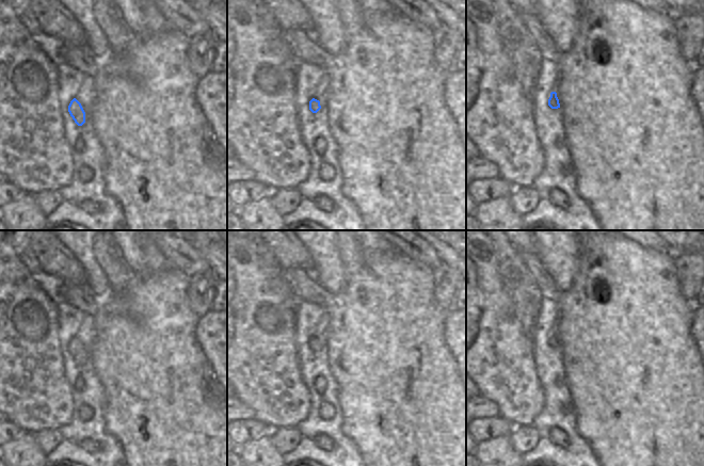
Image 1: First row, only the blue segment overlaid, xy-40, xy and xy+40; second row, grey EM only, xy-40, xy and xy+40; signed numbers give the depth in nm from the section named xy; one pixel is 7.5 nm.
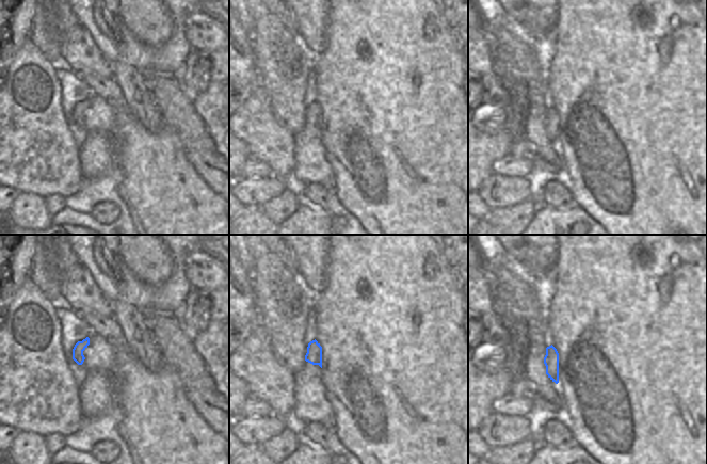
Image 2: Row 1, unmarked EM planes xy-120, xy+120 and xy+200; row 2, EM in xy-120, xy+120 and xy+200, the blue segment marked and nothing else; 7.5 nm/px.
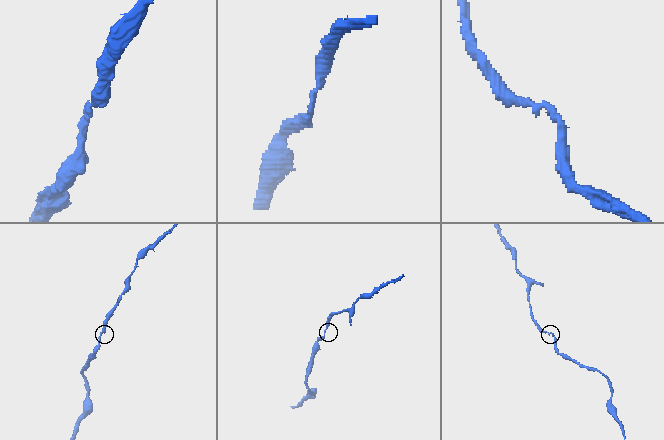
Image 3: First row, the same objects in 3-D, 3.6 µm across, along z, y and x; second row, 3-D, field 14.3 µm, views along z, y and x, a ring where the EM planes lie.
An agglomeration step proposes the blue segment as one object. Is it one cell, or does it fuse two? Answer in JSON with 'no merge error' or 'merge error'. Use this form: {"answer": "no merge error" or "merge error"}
{"answer": "no merge error"}

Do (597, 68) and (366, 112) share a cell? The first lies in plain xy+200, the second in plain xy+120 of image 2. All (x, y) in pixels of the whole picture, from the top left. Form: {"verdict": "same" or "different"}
{"verdict": "same"}

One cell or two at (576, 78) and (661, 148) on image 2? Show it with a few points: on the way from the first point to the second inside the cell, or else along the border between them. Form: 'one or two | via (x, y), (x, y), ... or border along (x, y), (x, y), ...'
one | via (600, 73), (649, 124)

